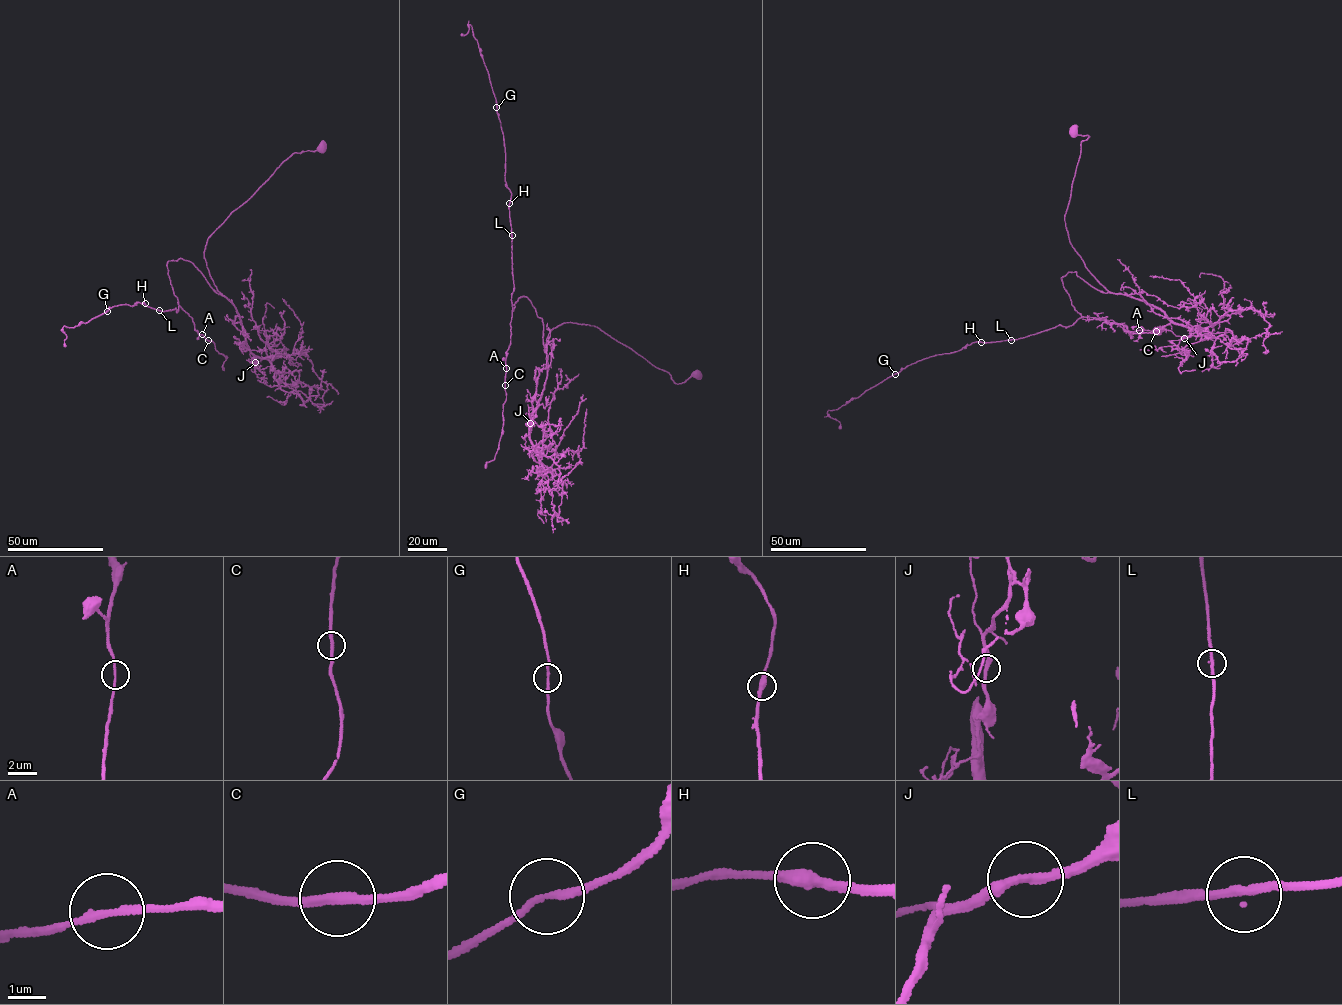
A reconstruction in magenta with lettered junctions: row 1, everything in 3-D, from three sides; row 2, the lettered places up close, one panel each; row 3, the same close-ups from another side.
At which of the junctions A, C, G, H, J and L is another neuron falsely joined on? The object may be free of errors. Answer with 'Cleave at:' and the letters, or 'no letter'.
Cleave at: no letter

